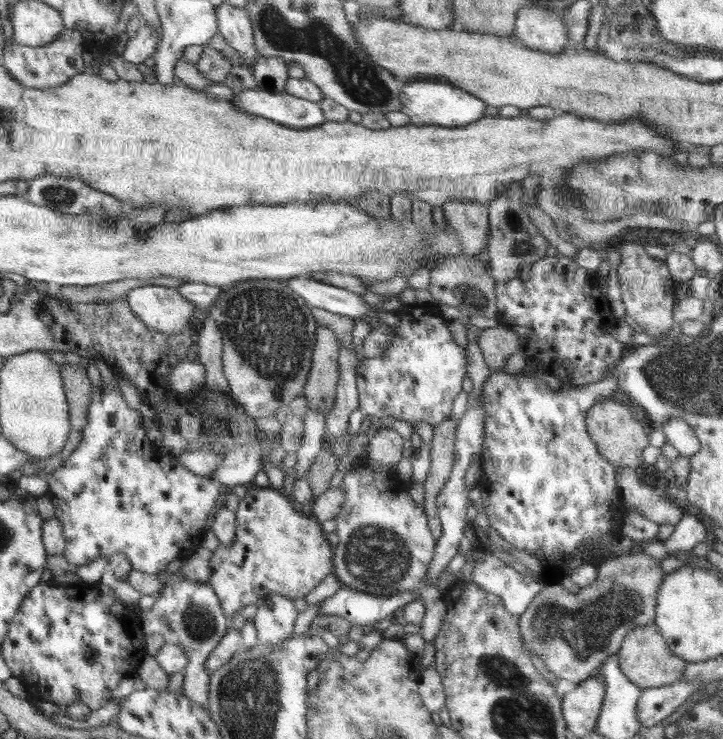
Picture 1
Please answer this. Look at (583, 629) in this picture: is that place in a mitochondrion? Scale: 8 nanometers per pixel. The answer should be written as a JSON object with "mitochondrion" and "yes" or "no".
{"mitochondrion":"yes"}

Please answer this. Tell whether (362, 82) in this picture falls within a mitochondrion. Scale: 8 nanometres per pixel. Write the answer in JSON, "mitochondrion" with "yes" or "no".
{"mitochondrion":"yes"}

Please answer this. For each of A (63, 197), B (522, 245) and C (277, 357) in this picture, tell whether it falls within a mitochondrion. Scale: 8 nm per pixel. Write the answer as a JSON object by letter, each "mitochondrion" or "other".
{"A":"mitochondrion","B":"mitochondrion","C":"mitochondrion"}

